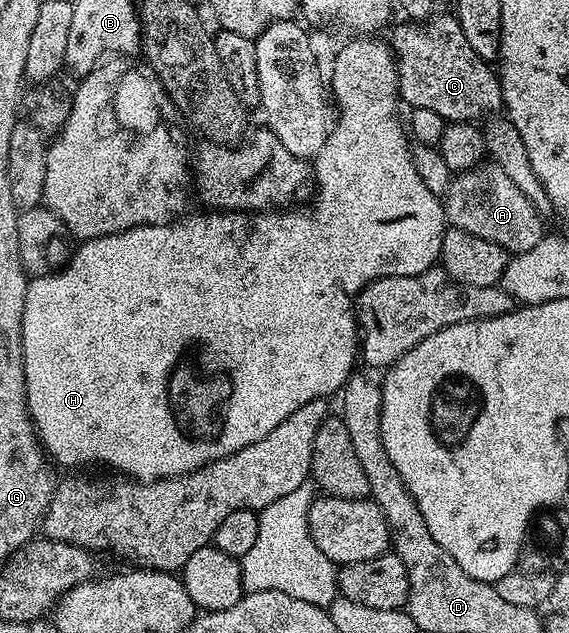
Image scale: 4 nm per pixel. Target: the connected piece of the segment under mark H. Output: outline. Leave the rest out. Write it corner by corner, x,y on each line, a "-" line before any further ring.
349,38
345,45
337,52
337,57
333,60
333,76
337,80
342,80
345,84
369,84
369,96
341,96
337,100
337,108
341,113
336,113
335,123
330,127
327,142
323,142
323,150
315,157
311,164
311,172
315,177
315,184
321,189
317,192
317,197
313,200
310,208
297,208
289,206
284,210
266,210
264,212
227,212
224,210
201,210
194,216
182,214
176,219
165,224
144,224
135,226
131,230
123,230
115,234
100,236
94,240
84,241
80,245
81,249
74,251
70,255
67,263
60,270
53,272
49,276
35,276
29,281
27,290
27,302
23,306
23,330
21,331
21,341
23,342
23,370
25,371
25,393
27,394
27,406
29,407
29,417
33,419
33,427
36,428
42,448
45,449
48,459
54,465
62,464
69,470
81,470
84,464
106,464
106,469
122,476
130,477
134,480
166,480
172,476
182,476
188,472
194,472
204,464
210,464
213,460
218,460
224,456
235,454
243,450
243,446
251,446
259,442
259,438
267,438
279,422
283,422
299,406
303,406
312,400
329,398
340,393
350,376
354,375
353,363
359,360
359,329
357,327
357,313
355,311
355,297
361,293
368,284
383,278
384,276
410,276
411,274
423,274
428,268
434,267
441,259
441,247
443,246
443,234
447,227
445,218
445,206
442,197
431,194
427,190
427,185
423,183
423,178
419,178
419,170
415,170
413,153
411,151
411,140
407,135
406,125
397,117
397,104
399,105
399,77
397,75
397,58
393,55
393,49
388,43
377,38

